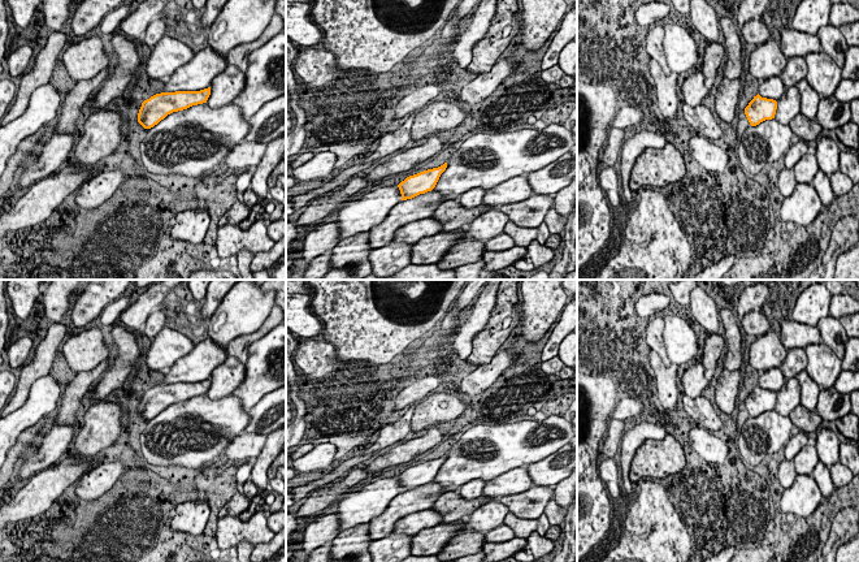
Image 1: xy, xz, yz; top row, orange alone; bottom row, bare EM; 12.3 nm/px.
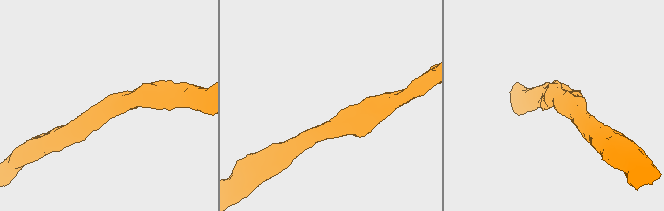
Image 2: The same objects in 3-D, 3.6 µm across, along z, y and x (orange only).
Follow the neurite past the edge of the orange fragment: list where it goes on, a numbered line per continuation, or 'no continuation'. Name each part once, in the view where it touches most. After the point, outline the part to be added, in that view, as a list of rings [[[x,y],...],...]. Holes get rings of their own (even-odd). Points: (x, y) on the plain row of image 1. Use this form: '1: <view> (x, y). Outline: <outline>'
no continuation

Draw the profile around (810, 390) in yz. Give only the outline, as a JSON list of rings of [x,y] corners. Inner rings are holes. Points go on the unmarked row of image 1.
[[[806,369],[798,373],[797,380],[801,385],[801,405],[812,412],[816,411],[819,385],[808,376]]]

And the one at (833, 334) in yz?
[[[828,315],[819,320],[817,328],[820,330],[821,341],[842,360],[849,336],[840,320]]]

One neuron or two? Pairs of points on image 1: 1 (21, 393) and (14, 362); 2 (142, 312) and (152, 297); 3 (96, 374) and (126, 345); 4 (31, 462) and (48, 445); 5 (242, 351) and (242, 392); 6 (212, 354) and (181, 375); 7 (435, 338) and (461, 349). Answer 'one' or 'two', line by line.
1: two
2: one
3: two
4: one
5: two
6: one
7: two

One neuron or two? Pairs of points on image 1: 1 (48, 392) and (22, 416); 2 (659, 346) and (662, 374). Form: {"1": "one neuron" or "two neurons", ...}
{"1": "one neuron", "2": "two neurons"}

